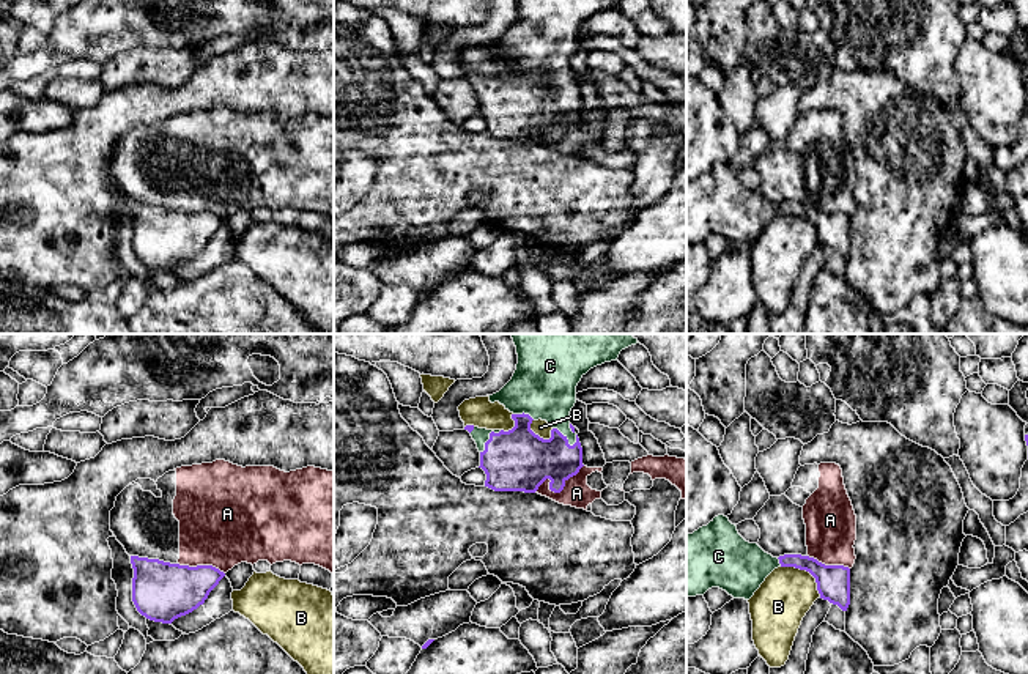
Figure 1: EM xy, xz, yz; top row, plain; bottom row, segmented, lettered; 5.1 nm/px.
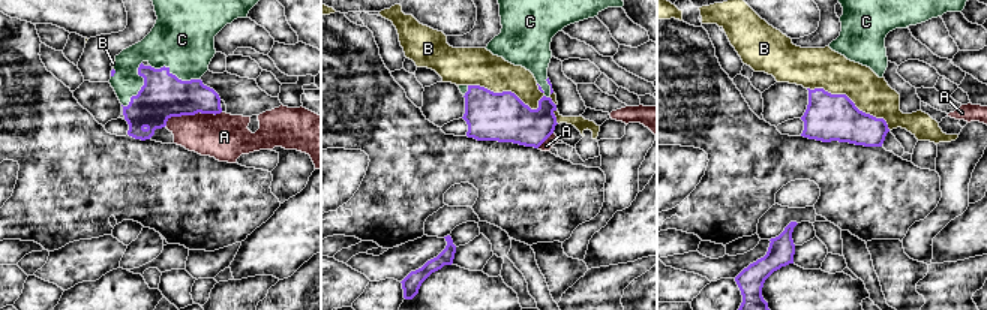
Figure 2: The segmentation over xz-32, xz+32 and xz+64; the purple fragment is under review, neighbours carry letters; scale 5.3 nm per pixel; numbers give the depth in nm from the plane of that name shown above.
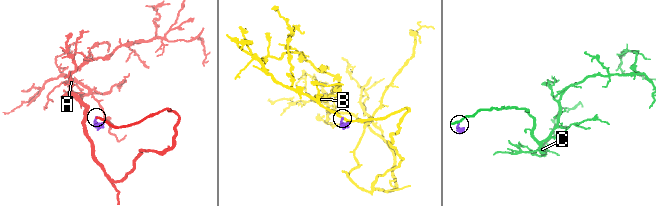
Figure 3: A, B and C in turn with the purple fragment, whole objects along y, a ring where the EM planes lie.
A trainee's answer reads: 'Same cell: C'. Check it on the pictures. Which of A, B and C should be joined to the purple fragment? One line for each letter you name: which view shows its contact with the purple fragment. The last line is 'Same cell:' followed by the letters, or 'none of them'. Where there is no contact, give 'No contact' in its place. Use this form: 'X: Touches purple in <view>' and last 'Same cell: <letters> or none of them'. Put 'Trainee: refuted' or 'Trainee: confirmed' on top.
Trainee: confirmed
C: Touches purple in xz
Same cell: C

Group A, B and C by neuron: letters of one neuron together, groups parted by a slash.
A / B / C

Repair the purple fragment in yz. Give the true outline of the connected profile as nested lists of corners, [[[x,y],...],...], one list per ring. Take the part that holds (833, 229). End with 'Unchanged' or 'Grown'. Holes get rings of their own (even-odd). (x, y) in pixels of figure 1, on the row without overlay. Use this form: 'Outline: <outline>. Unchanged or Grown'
Outline: [[[724,162],[686,181],[686,244],[704,243],[708,236],[719,235],[734,246],[749,247],[778,214],[809,219],[815,225],[820,246],[847,258],[849,214],[825,213],[801,202],[773,205],[757,191],[746,189]]]. Grown

